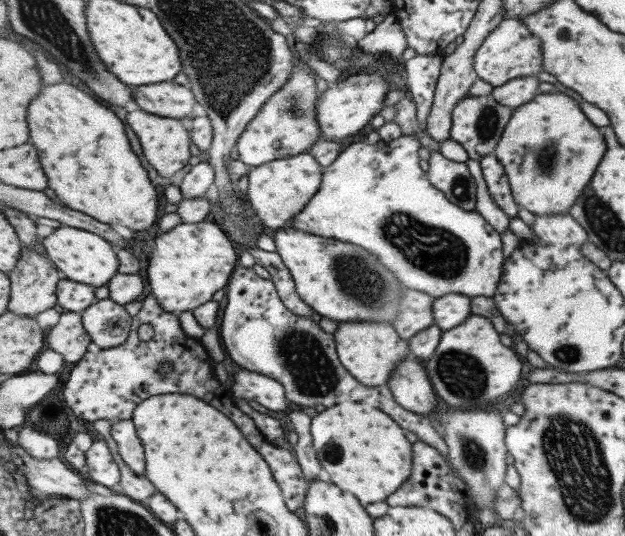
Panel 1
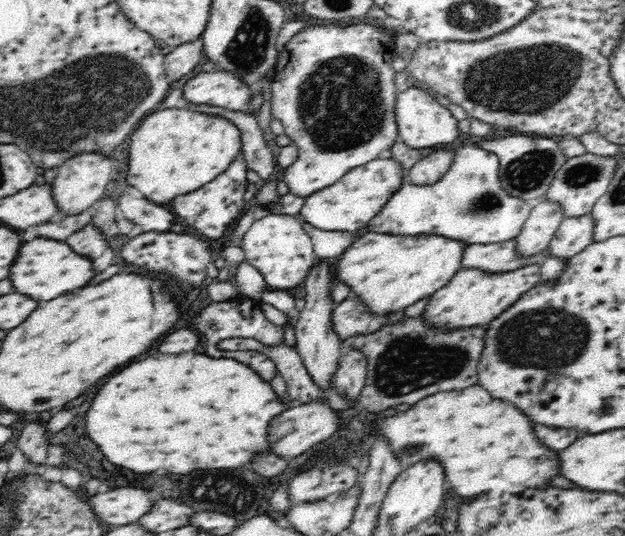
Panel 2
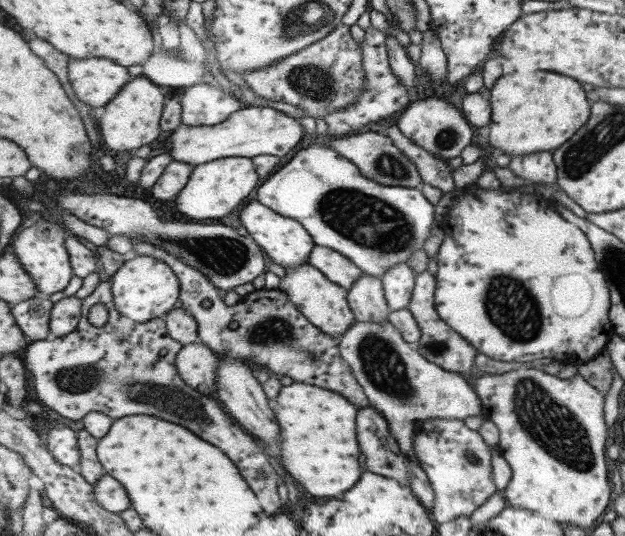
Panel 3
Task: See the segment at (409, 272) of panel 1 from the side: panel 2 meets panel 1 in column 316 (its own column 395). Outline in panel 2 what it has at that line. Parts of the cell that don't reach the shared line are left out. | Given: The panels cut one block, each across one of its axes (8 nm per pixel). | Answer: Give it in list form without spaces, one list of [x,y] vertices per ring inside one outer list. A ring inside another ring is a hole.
[[[466,146],[456,152],[450,170],[432,186],[414,186],[407,180],[403,187],[390,199],[382,212],[368,226],[368,233],[392,233],[400,236],[436,233],[454,239],[464,239],[468,244],[505,241],[517,237],[528,220],[533,203],[518,199],[503,189],[500,182],[500,158],[487,149]]]

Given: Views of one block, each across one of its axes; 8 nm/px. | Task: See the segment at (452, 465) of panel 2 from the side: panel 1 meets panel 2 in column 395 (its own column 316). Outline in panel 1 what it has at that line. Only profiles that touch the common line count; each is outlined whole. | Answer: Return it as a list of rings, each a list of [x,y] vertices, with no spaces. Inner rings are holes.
[[[339,404],[312,418],[313,444],[319,452],[323,468],[339,488],[354,494],[361,504],[385,502],[393,492],[399,491],[413,474],[414,444],[405,436],[405,430],[385,412],[377,408],[365,408],[363,404]]]

